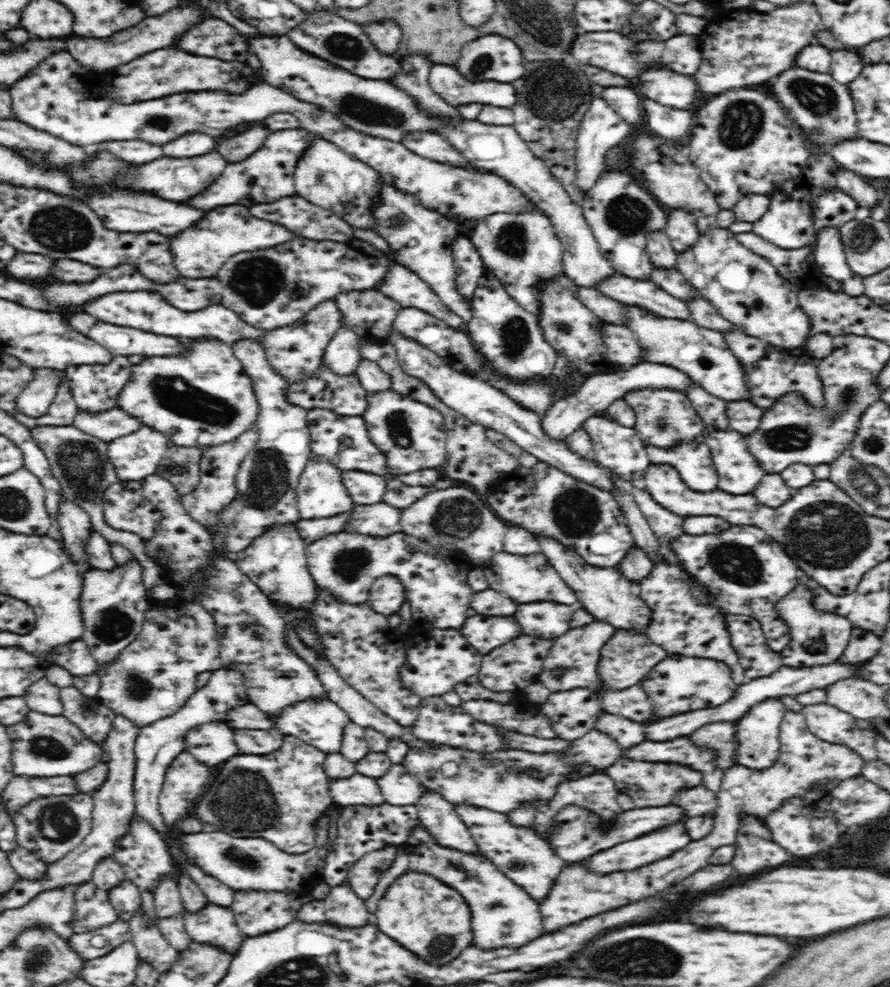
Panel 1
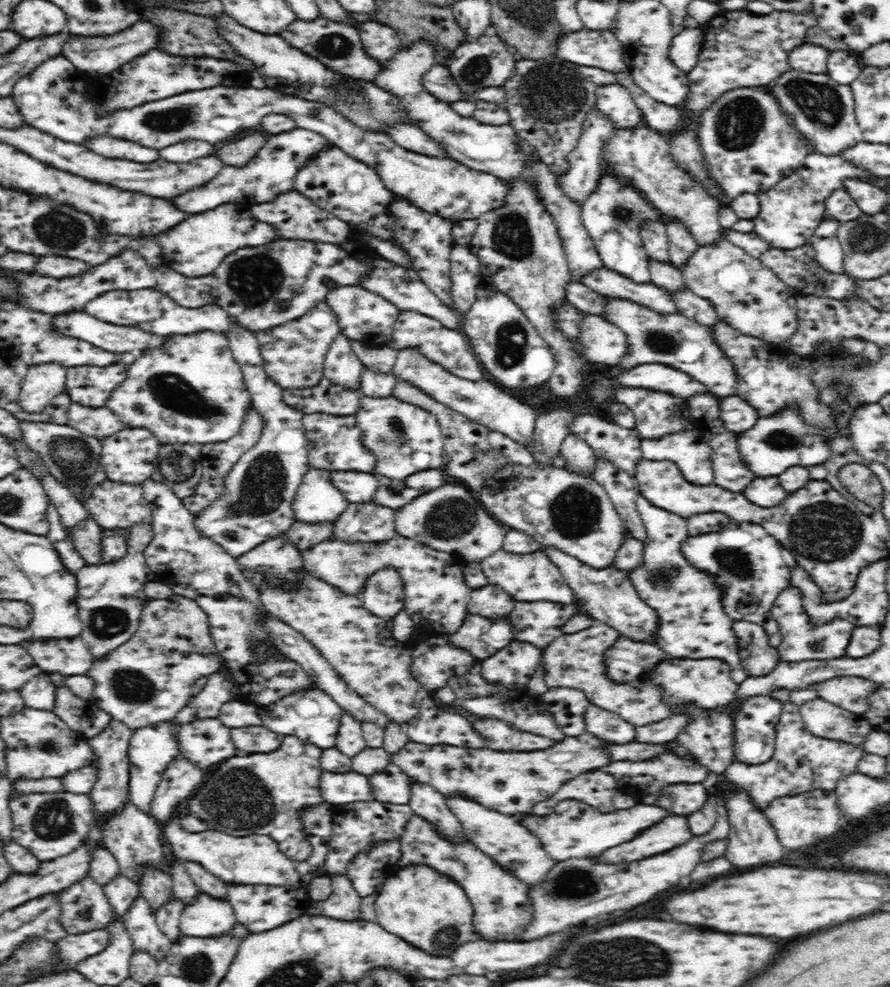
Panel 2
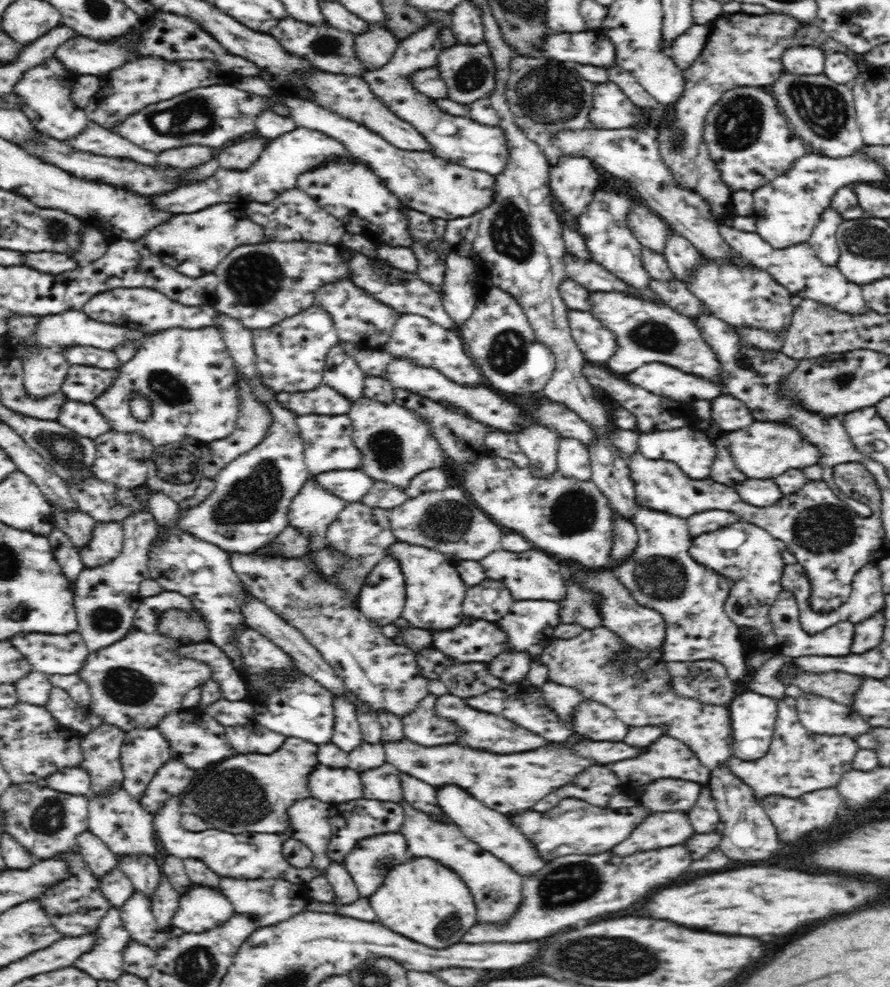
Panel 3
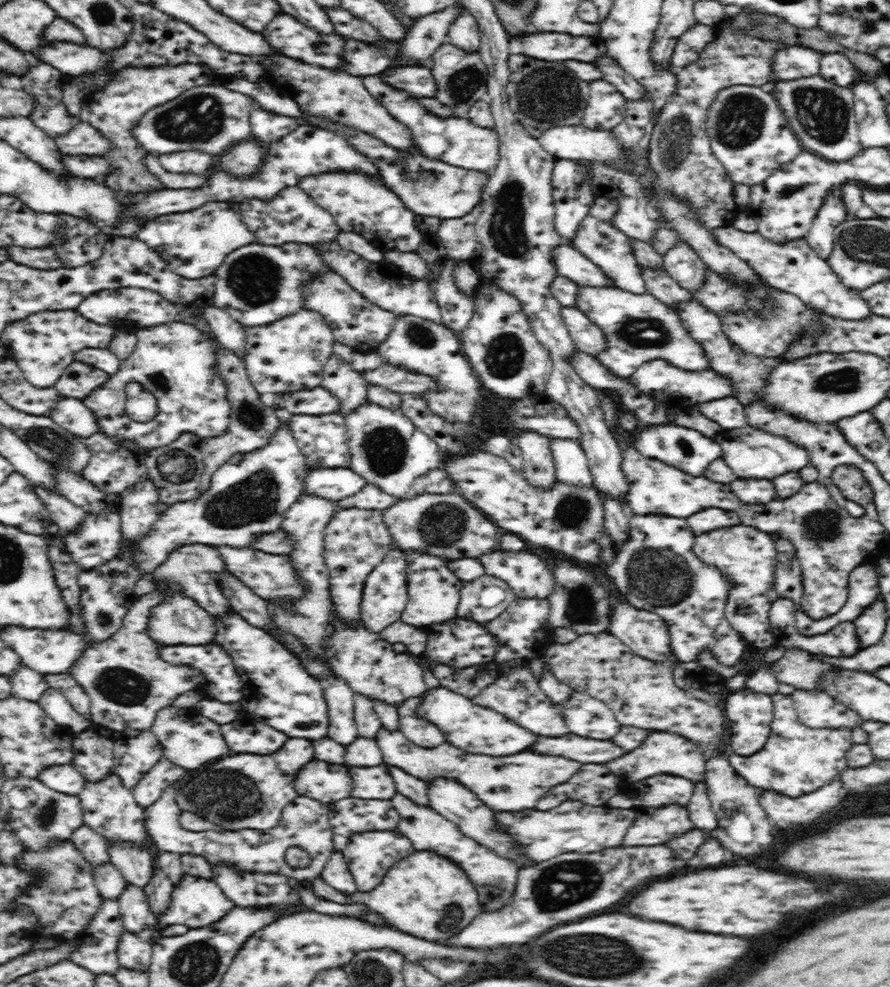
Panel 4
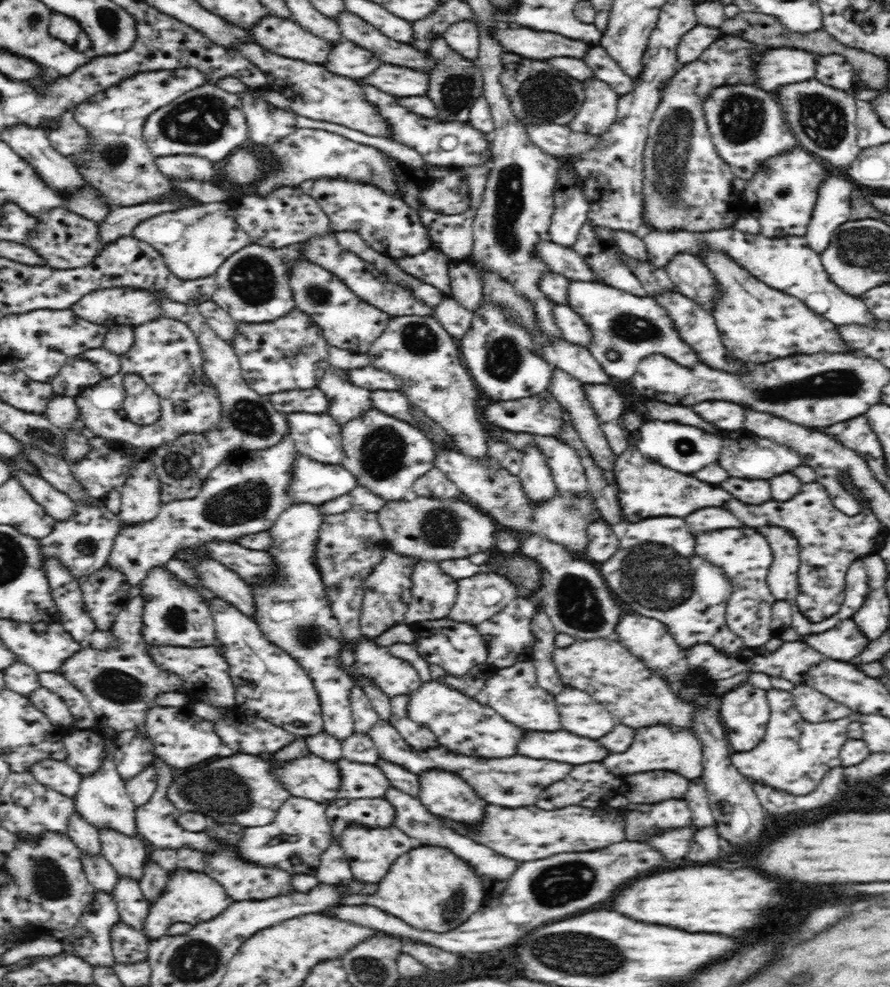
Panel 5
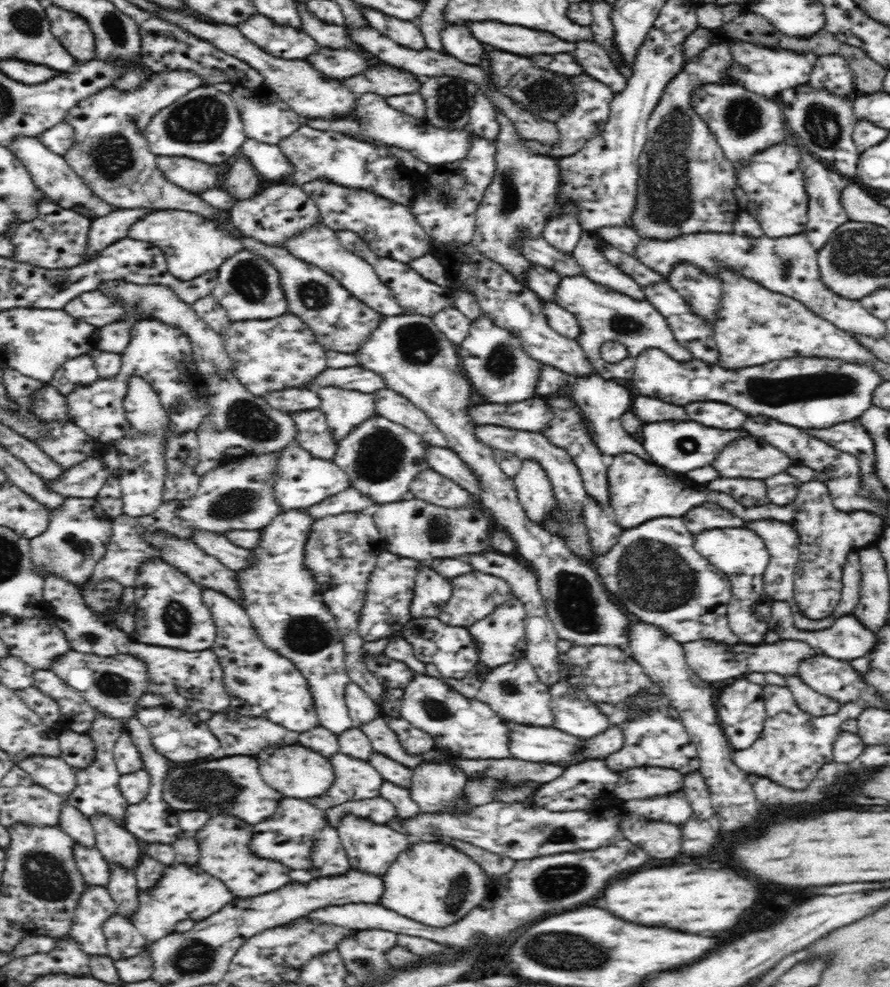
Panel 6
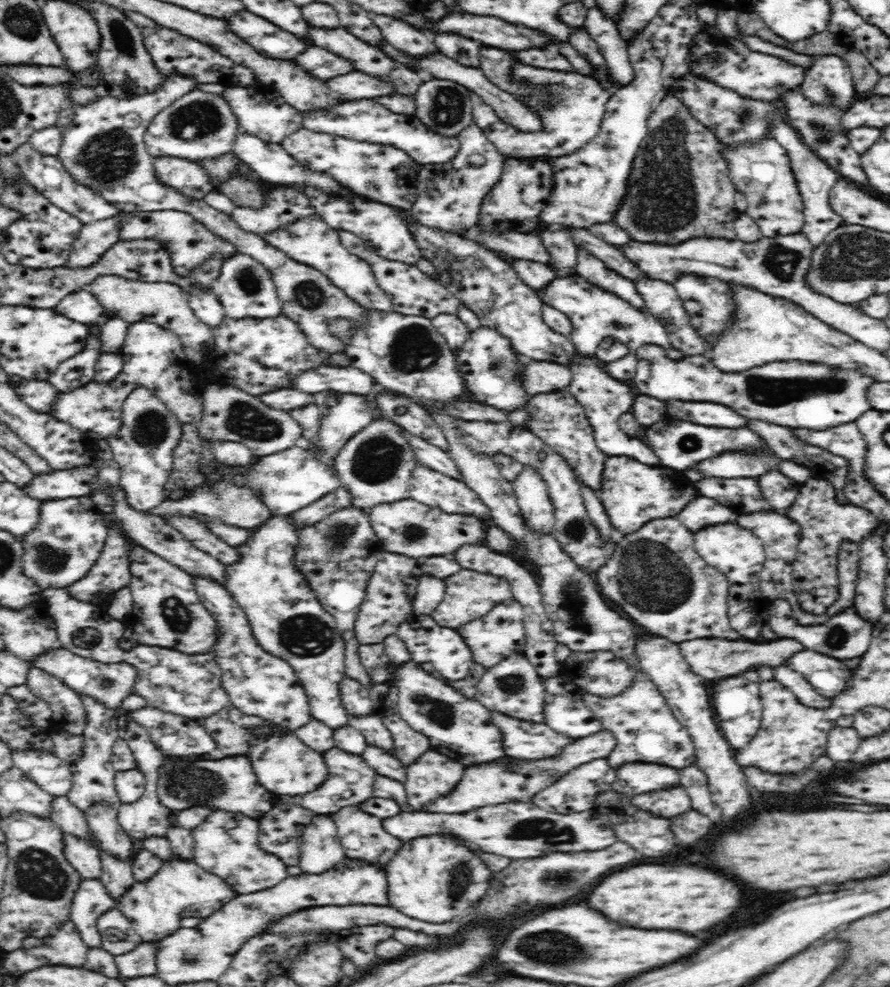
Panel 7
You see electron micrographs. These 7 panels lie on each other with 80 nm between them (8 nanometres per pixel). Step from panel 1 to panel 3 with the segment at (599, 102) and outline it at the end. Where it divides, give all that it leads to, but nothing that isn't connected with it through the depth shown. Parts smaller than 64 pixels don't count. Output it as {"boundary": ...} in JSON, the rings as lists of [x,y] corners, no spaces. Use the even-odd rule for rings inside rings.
{"boundary":[[[562,155],[549,170],[549,186],[561,204],[561,222],[578,221],[599,188],[598,170],[585,156]]]}

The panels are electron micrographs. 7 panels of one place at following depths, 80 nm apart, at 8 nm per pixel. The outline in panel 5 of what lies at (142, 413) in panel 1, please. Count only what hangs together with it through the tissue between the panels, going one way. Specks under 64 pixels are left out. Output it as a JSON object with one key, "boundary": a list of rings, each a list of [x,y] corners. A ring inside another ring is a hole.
{"boundary":[[[168,318],[154,320],[150,324],[140,324],[134,328],[134,346],[121,354],[121,370],[115,375],[103,377],[93,387],[85,388],[73,396],[82,417],[86,432],[109,439],[119,446],[132,445],[146,450],[169,444],[180,434],[187,432],[200,434],[217,427],[222,416],[222,407],[217,388],[203,371],[203,356],[188,325]],[[135,374],[145,377],[162,403],[161,422],[142,426],[130,422],[123,409],[126,391],[123,378]]]}

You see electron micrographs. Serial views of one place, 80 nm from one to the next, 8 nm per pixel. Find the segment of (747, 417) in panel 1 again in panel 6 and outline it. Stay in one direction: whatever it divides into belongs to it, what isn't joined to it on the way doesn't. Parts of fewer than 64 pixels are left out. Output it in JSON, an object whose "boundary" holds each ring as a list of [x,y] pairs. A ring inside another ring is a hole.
{"boundary":[[[694,402],[694,404],[686,404],[684,410],[690,420],[710,428],[722,428],[722,430],[738,430],[746,420],[746,416],[736,408],[732,408],[730,404]]]}

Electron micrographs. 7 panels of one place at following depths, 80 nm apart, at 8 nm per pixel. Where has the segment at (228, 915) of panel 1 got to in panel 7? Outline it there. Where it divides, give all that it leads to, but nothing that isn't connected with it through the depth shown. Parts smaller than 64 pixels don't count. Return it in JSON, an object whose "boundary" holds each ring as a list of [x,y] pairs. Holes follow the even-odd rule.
{"boundary":[[[168,860],[150,880],[135,880],[132,886],[115,900],[115,908],[120,909],[128,917],[134,930],[144,941],[156,943],[174,934],[180,928],[182,919],[194,916],[204,919],[232,898],[234,892],[222,878],[206,872],[204,868],[198,868],[198,864],[194,862]]]}

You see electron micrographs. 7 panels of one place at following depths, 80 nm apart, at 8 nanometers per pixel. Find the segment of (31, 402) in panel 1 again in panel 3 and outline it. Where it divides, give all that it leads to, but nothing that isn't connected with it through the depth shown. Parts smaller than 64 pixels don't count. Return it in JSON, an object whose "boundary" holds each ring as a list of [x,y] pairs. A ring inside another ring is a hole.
{"boundary":[[[67,310],[62,314],[41,316],[40,322],[36,324],[33,341],[24,346],[20,358],[23,366],[24,389],[32,399],[44,399],[45,402],[51,401],[54,395],[61,390],[71,366],[69,360],[62,353],[66,346],[84,345],[113,351],[117,346],[128,342],[128,340],[134,340],[136,344],[142,342],[142,332],[128,330],[128,328],[114,326],[114,324],[96,322],[80,310]]]}

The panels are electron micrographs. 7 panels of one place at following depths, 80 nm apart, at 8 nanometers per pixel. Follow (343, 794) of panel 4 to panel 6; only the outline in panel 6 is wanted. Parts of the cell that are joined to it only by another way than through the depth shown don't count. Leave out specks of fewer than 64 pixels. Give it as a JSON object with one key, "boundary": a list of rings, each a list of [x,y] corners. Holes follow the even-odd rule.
{"boundary":[[[298,744],[290,746],[270,746],[258,752],[258,764],[262,778],[278,792],[294,798],[312,798],[327,793],[330,785],[334,782],[334,771],[330,759],[322,756],[308,747]]]}

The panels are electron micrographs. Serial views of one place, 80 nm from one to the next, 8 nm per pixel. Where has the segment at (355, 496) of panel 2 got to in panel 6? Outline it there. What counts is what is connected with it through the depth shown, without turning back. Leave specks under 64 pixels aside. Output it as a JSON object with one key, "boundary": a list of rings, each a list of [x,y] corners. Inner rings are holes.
{"boundary":[[[295,443],[286,447],[277,460],[276,476],[273,482],[273,497],[282,512],[308,508],[337,495],[349,486],[346,473],[332,460],[322,460]]]}

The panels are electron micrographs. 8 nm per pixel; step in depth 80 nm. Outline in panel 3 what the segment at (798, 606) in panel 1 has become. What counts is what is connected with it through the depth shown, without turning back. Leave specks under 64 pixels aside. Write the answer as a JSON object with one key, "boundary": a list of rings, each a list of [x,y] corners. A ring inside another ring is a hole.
{"boundary":[[[782,590],[782,594],[786,596],[780,596],[780,598],[774,601],[774,606],[770,608],[770,620],[772,626],[774,626],[774,632],[778,640],[778,644],[775,644],[780,654],[792,659],[805,656],[831,656],[842,657],[848,656],[852,653],[852,640],[854,640],[854,624],[850,622],[840,622],[836,626],[830,626],[828,630],[824,632],[814,633],[814,636],[810,636],[810,633],[804,632],[804,628],[800,628],[799,621],[799,608],[794,608],[794,596],[790,596],[790,592]]]}

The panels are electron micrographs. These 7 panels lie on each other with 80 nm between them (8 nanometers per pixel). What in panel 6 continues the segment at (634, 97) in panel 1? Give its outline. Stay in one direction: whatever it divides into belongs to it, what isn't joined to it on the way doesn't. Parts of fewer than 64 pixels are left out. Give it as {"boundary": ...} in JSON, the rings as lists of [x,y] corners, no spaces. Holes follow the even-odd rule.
{"boundary":[[[589,75],[568,77],[568,81],[574,85],[576,104],[574,104],[574,108],[570,112],[566,112],[562,118],[556,120],[556,128],[560,135],[559,141],[555,145],[546,145],[540,141],[525,139],[523,146],[525,146],[526,150],[557,159],[567,157],[578,152],[580,148],[584,148],[587,141],[598,136],[602,131],[602,127],[608,122],[610,104],[613,101],[615,92],[606,84],[595,80]]]}

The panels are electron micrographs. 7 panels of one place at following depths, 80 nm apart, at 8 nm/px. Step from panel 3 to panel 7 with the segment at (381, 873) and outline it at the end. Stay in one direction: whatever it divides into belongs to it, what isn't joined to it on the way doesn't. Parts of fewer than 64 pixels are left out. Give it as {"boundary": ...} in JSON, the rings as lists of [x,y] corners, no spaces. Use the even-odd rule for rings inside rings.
{"boundary":[[[358,805],[341,808],[330,817],[336,823],[336,826],[338,826],[337,833],[340,834],[338,838],[348,858],[366,860],[366,862],[372,862],[372,864],[386,866],[390,862],[390,858],[403,845],[404,840],[400,840],[389,832],[386,832],[378,817],[362,811]]]}

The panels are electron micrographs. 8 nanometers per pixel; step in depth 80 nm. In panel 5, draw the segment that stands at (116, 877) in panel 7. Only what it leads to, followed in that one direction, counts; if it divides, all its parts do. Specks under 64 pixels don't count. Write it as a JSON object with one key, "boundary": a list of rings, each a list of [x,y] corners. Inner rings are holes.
{"boundary":[[[119,875],[119,881],[114,885],[111,895],[116,901],[121,920],[143,932],[149,902],[145,899],[139,882]]]}

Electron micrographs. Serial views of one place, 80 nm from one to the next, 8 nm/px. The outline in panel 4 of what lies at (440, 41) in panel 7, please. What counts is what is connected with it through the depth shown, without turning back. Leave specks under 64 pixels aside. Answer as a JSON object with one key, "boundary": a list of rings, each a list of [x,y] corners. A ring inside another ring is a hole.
{"boundary":[[[462,7],[460,16],[450,25],[447,38],[449,46],[457,47],[468,53],[479,51],[481,32],[477,20],[467,9]]]}

